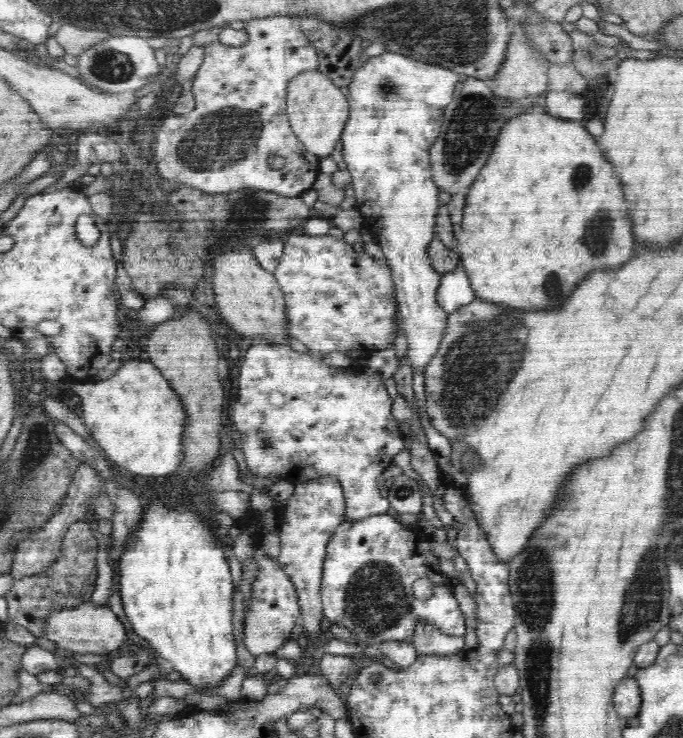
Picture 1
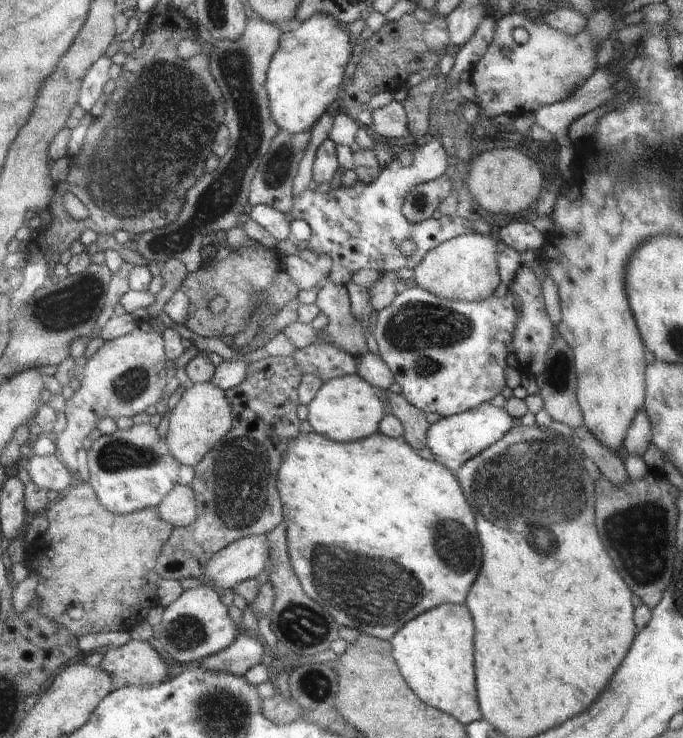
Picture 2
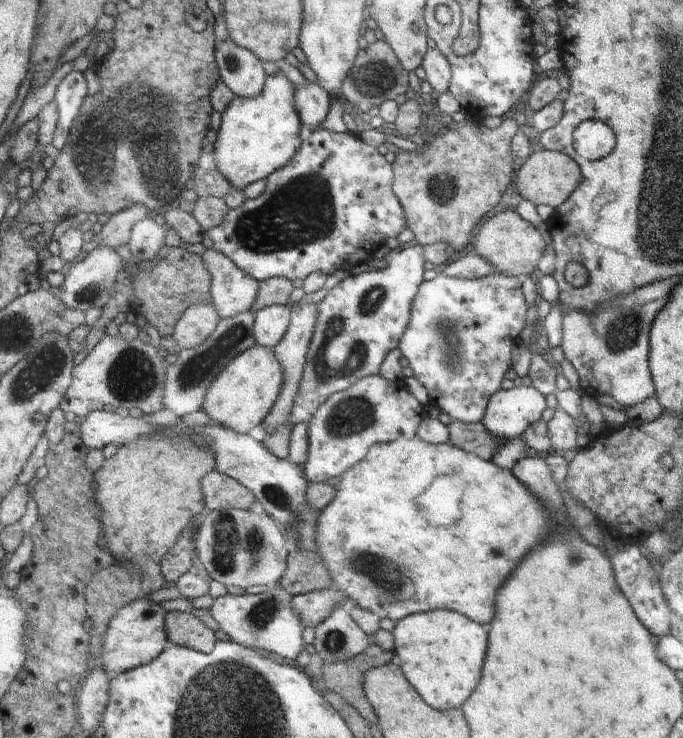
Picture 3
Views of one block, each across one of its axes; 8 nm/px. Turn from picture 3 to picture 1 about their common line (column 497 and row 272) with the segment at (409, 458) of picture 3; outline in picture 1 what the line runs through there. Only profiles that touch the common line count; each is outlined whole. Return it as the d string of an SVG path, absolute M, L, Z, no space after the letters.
M538 104L534 113L527 113L524 117L515 117L502 128L501 136L488 162L482 168L477 180L469 186L463 210L464 220L460 222L464 234L459 240L456 251L459 253L463 270L466 271L476 299L487 304L495 303L498 307L516 308L516 310L546 310L550 306L564 304L566 298L576 288L576 284L580 284L588 274L596 270L614 270L634 256L632 252L634 244L630 244L630 232L626 232L626 214L622 212L622 192L618 192L618 180L614 180L614 172L610 172L610 168L602 164L602 152L598 152L598 148L596 140L588 133L582 122L554 119L546 113L543 104Z

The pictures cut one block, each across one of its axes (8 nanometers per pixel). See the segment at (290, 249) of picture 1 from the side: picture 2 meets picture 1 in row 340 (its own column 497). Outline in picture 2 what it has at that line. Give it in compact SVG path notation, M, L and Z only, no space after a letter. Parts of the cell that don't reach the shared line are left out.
M408 283L400 288L397 296L394 297L392 305L377 312L377 321L371 330L371 334L374 335L378 344L379 355L384 359L390 372L392 372L395 382L400 384L402 394L406 397L406 400L413 403L420 410L436 412L436 414L440 414L442 417L449 417L476 409L477 406L484 405L488 402L494 402L494 398L498 398L498 394L502 394L502 390L506 390L506 365L513 364L511 342L513 341L514 325L517 324L517 309L513 306L514 303L515 299L509 291L502 300L489 298L482 302L468 302L445 299L432 294L429 290L424 290L414 283Z

